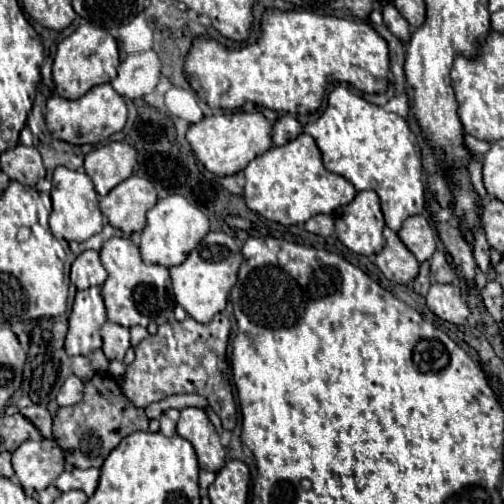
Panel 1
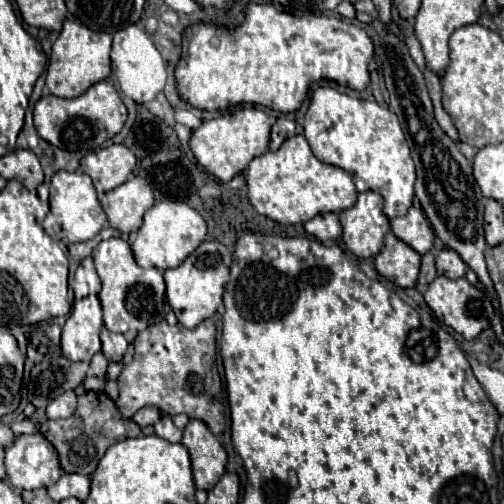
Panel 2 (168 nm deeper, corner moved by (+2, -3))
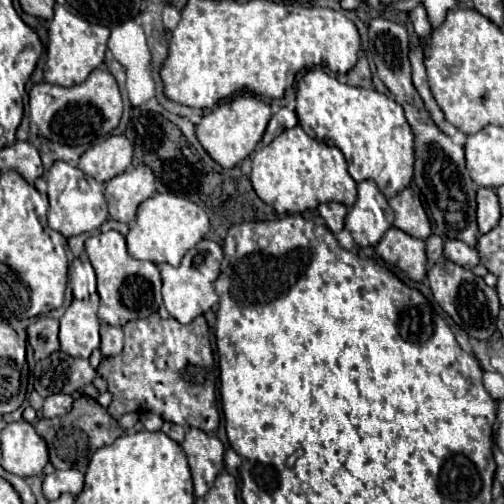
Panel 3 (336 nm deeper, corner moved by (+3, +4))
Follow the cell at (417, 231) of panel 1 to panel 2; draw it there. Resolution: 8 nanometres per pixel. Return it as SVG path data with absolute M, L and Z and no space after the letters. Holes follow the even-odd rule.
M409 208L405 216L393 218L391 230L399 240L405 240L405 244L409 244L421 256L433 248L435 234L429 226L427 216L419 208Z

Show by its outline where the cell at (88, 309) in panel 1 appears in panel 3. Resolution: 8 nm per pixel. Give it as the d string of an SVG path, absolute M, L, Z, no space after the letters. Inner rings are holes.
M90 295L82 301L72 301L66 313L60 317L60 345L62 351L72 357L88 359L100 345L100 319L98 319L98 295Z

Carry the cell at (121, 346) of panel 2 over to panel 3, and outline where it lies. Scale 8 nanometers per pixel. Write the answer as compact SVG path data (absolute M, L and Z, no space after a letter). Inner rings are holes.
M108 323L100 325L100 351L102 357L112 357L118 355L122 351L122 329L120 327L112 327Z

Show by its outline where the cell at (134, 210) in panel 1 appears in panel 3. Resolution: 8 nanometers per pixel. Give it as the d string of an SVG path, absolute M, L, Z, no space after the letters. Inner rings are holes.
M148 165L132 167L106 183L104 197L108 201L108 211L114 221L132 223L136 219L136 209L142 201L152 197L154 173Z

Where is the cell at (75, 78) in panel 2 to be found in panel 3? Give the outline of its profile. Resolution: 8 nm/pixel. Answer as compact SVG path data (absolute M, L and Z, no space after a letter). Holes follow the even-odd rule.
M56 5L54 19L48 27L48 61L46 61L48 71L44 75L44 81L62 87L80 85L90 75L90 71L94 71L104 63L108 37L110 37L108 27L88 23L86 19L80 19L70 11L66 11L62 5Z

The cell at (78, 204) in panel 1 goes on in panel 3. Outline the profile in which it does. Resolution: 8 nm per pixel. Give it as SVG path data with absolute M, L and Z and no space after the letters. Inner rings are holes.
M56 161L45 173L47 179L47 195L50 199L48 209L48 227L54 231L60 231L64 237L90 233L100 229L100 225L108 219L108 207L104 199L104 185L94 181L90 175L82 173L78 167Z

